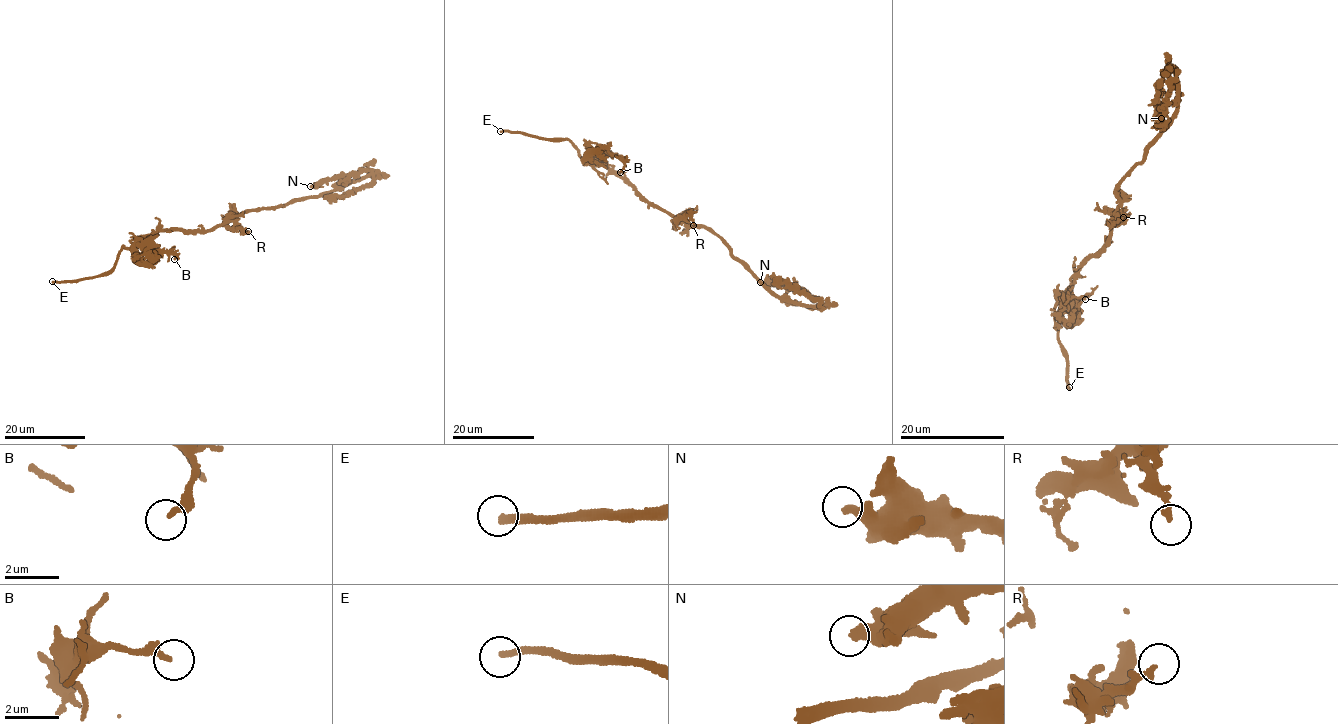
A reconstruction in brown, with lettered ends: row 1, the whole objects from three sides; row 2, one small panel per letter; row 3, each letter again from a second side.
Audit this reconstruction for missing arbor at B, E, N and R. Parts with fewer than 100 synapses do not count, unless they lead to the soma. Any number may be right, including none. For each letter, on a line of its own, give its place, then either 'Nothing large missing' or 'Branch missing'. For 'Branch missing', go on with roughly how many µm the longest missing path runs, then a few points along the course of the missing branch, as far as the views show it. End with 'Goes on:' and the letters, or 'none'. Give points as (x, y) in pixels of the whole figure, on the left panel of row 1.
B: Place: (174, 259). Nothing large missing
E: Place: (52, 281). Branch missing. Missing length about 40 µm
N: Place: (310, 186). Nothing large missing
R: Place: (248, 231). Nothing large missing
Goes on: E

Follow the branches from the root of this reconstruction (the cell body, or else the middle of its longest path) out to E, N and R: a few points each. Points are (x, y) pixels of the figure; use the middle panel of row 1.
E: (688, 226), (651, 204), (603, 166), (582, 157), (567, 139), (546, 139), (500, 131)
N: (688, 226), (708, 227), (779, 297), (805, 305), (819, 303), (815, 297), (789, 291), (780, 284), (760, 282)
R: (688, 226), (685, 219), (689, 214), (693, 225)

